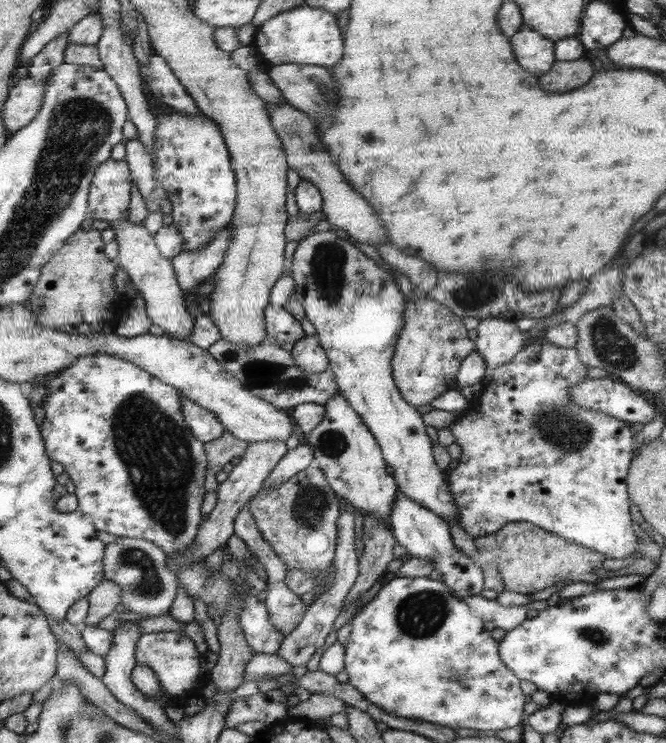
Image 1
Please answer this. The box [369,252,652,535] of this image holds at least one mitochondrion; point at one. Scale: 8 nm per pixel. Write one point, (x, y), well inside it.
(559, 428)

